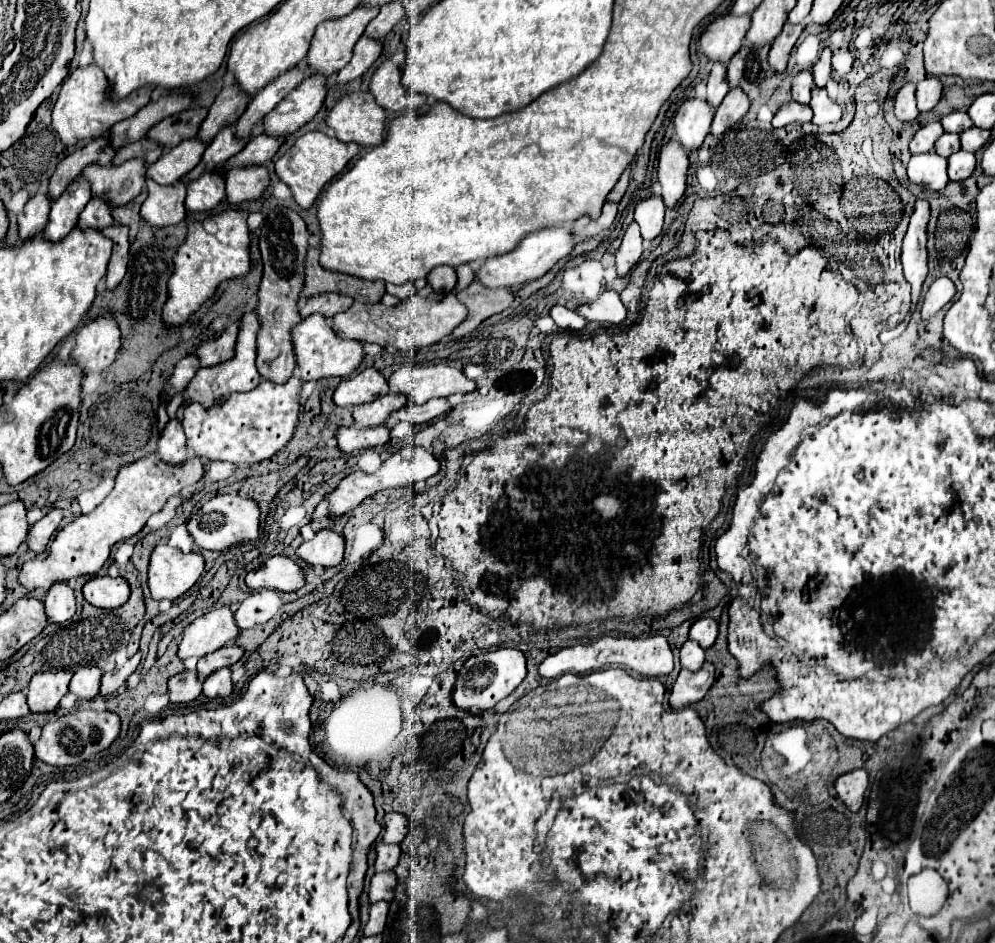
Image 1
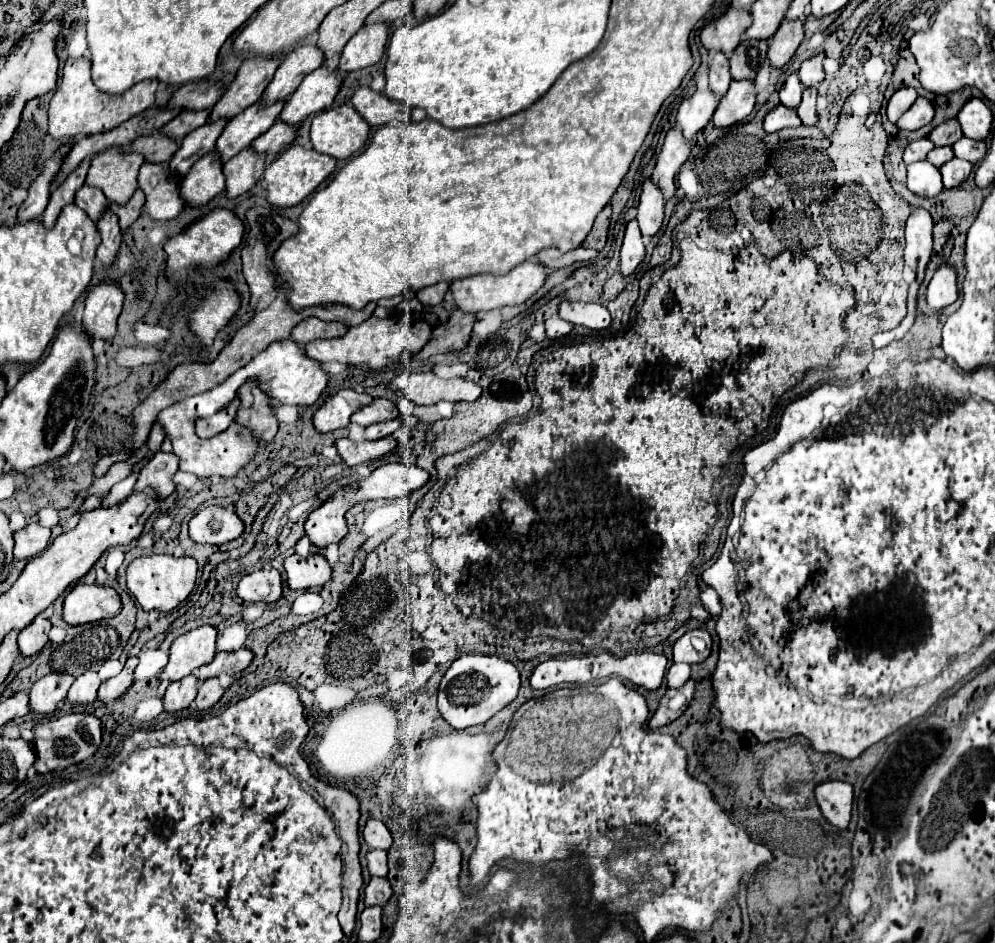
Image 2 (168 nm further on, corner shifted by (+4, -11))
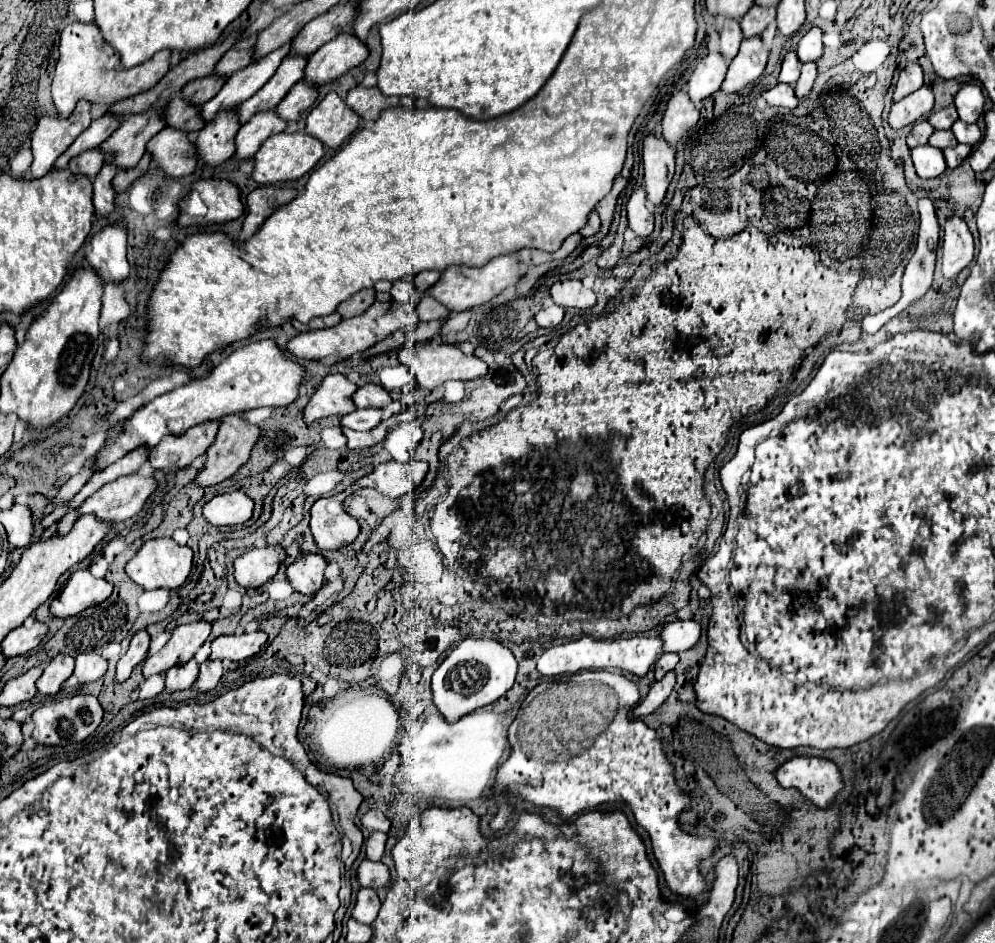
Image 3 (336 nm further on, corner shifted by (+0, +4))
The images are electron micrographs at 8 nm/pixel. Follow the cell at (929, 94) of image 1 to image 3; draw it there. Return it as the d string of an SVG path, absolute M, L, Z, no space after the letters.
M921 87L919 91L907 95L905 99L893 103L891 113L889 113L889 125L893 129L901 129L905 125L915 123L923 115L931 113L935 101L933 101L933 91L929 87Z

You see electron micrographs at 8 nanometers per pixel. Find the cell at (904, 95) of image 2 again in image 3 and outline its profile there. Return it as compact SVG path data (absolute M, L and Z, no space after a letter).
M911 63L907 65L901 73L899 79L895 83L895 93L893 93L893 101L901 101L903 97L907 97L909 93L917 91L923 87L923 71L919 65Z

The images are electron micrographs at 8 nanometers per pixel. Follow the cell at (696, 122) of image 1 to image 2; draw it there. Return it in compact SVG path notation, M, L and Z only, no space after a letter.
M711 88L697 90L691 98L683 100L677 112L677 122L687 140L691 140L697 132L701 132L707 126L707 122L713 118L717 104L719 100L717 96L713 96Z

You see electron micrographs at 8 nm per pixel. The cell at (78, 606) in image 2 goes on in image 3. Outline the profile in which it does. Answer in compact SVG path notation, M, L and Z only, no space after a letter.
M77 569L69 575L63 591L53 599L51 613L55 617L77 615L89 607L95 607L109 599L113 585L105 579L95 579L87 569Z

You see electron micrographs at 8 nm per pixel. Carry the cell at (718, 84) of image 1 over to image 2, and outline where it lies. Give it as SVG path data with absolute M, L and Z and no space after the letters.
M721 52L715 54L715 58L711 60L709 66L709 86L711 90L717 94L717 98L721 98L731 82L731 72L729 72L729 58Z

